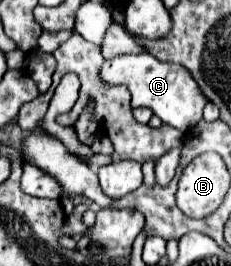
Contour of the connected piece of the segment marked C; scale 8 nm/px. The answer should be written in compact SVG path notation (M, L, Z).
M147 52L139 56L117 56L101 66L99 76L107 86L127 86L131 92L131 108L147 106L163 120L163 124L179 128L181 132L189 132L203 118L207 98L189 72L179 64L161 62Z

